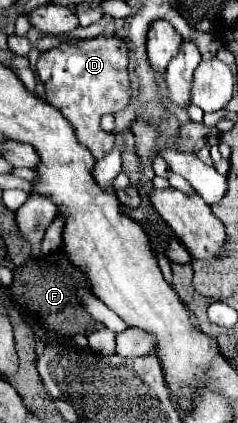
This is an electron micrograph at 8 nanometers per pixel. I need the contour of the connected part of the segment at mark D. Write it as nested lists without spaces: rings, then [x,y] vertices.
[[[100,35],[76,45],[62,43],[42,53],[36,69],[46,85],[46,101],[68,119],[78,141],[88,147],[96,159],[102,159],[112,149],[114,135],[100,127],[100,117],[122,111],[130,101],[126,43],[116,35]]]

